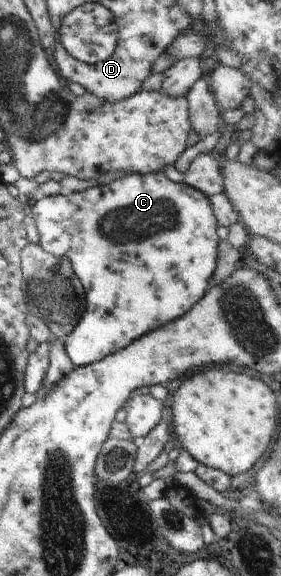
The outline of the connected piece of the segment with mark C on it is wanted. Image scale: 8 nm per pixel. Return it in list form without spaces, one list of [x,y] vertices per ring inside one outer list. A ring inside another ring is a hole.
[[[163,172],[131,173],[81,192],[34,200],[31,215],[39,231],[40,247],[52,255],[68,258],[85,289],[87,308],[63,343],[75,366],[103,360],[145,333],[182,317],[212,285],[220,239],[216,232],[219,223],[209,197],[196,188],[170,180]]]

